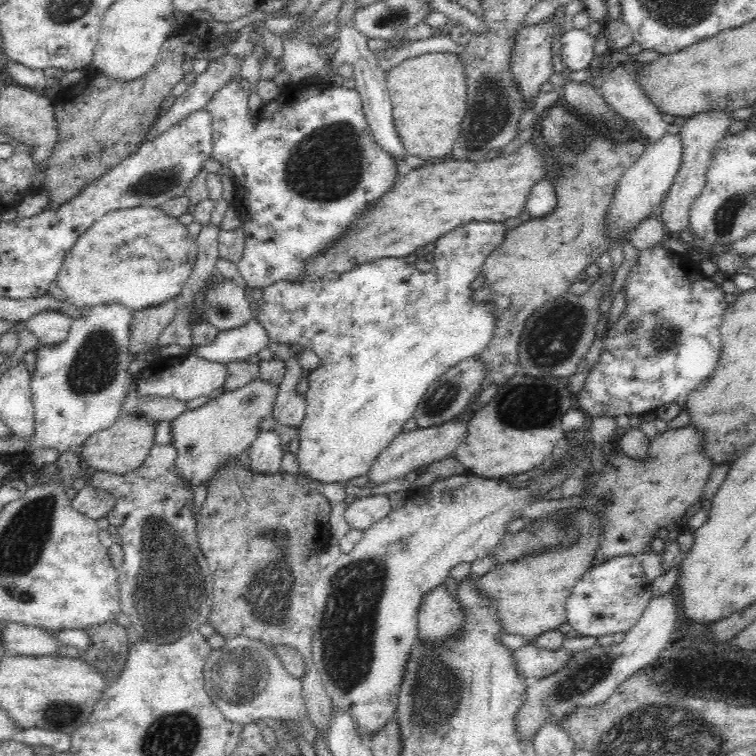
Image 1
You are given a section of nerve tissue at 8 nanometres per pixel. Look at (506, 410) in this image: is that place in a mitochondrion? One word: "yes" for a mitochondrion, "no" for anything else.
yes

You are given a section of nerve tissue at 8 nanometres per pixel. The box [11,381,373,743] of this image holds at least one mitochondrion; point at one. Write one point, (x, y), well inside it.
(169, 592)

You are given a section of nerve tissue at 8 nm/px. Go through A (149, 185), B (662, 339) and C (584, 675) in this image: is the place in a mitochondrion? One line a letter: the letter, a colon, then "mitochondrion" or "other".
A: mitochondrion
B: mitochondrion
C: mitochondrion

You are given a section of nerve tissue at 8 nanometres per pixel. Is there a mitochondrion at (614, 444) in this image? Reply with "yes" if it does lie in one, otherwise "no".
no

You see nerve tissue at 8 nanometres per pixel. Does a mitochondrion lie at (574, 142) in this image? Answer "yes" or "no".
yes

